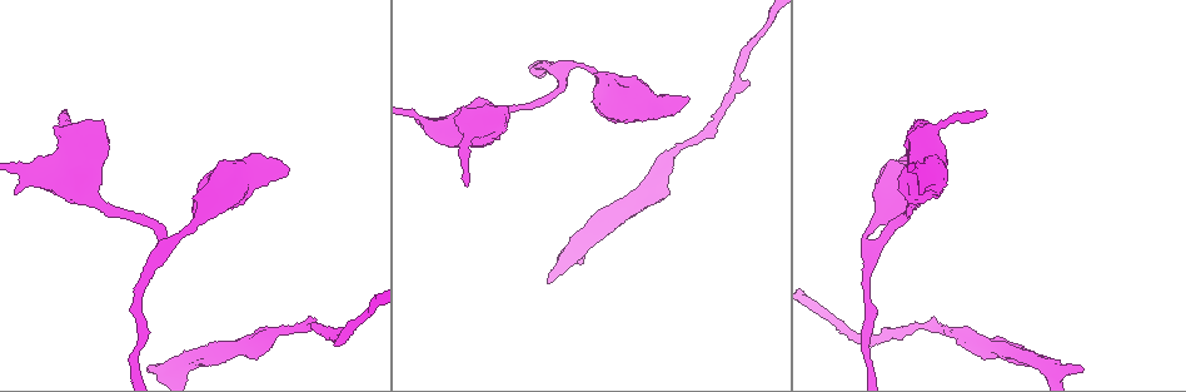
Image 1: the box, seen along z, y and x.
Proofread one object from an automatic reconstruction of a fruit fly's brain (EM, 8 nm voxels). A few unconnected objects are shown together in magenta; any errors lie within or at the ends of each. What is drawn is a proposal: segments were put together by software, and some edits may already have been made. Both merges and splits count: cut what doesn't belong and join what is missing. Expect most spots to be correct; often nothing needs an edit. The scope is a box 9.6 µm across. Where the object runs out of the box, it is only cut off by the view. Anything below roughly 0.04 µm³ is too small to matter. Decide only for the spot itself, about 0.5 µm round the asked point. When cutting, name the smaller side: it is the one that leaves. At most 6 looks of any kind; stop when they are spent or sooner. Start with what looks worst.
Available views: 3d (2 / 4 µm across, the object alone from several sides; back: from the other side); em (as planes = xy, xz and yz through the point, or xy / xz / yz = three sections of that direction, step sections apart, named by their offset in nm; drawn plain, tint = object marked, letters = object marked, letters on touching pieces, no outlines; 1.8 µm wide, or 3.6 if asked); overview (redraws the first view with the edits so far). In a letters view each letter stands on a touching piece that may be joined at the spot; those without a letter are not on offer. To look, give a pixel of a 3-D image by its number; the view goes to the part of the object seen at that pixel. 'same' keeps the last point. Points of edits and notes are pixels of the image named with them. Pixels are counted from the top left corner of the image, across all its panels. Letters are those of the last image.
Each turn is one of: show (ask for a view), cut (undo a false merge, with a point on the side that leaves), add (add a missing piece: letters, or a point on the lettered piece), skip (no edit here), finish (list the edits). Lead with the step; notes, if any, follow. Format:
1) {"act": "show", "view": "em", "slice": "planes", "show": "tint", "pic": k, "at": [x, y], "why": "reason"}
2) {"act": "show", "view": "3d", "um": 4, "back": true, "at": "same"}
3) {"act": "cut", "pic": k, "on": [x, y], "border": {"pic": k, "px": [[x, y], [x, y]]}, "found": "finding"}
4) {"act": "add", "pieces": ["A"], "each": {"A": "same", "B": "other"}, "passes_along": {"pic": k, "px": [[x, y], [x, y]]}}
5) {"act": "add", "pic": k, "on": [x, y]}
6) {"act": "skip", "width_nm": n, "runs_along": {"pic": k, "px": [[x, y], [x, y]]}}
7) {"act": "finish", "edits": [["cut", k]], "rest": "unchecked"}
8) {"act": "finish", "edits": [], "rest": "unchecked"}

{"act": "show", "view": "em", "slice": "planes", "show": "tint", "pic": 1, "at": [146, 370], "why": "stops while still wide"}

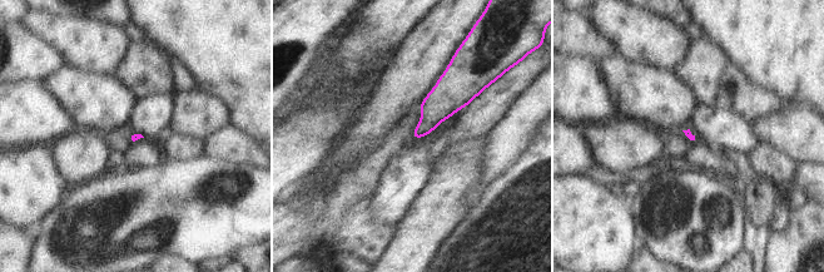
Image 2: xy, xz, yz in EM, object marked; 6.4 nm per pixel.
{"act": "show", "view": "em", "slice": "planes", "show": "letters", "at": "same", "why": "what lies round it"}

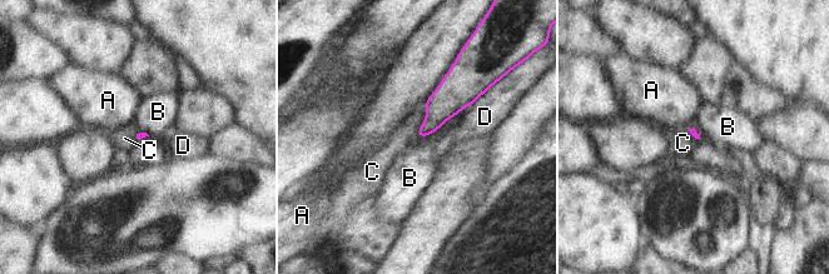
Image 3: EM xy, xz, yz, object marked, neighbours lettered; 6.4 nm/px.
{"act": "skip", "each": {"A": "other", "B": "other", "C": "other", "D": "other"}, "border": {"pic": 3, "px": [[423, 106], [425, 119], [416, 135]]}, "found": "no lettered piece goes on from it"}

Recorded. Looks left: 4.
{"act": "show", "view": "em", "slice": "planes", "show": "letters", "pic": 1, "at": [686, 99], "why": "free end"}

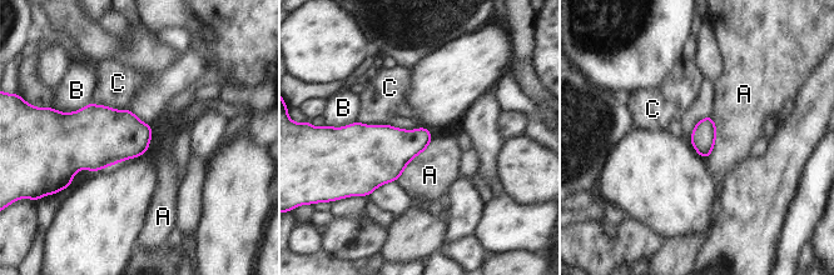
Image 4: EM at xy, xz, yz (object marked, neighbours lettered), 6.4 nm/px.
{"act": "skip", "longest_contact_nm": ["A", 300], "each": {"A": "other", "B": "other", "C": "other"}, "found": "no lettered piece goes on from it"}

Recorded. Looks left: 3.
{"act": "show", "view": "3d", "um": 2, "pic": 1, "at": [565, 69], "why": "narrows sharply"}

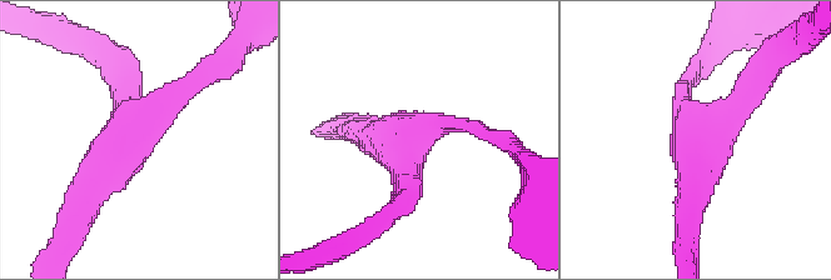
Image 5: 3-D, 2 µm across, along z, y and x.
{"act": "show", "view": "em", "um": 3.6, "slice": "xy", "step": 16, "show": "tint", "pic": 5, "at": [135, 123], "arms": 3, "why": "need the tissue"}

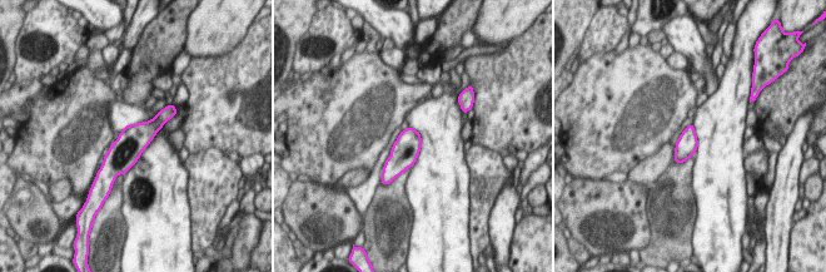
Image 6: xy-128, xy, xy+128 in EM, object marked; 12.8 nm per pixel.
{"act": "show", "view": "em", "um": 3.6, "slice": "planes", "show": "letters", "at": "same", "why": "cut it another way"}

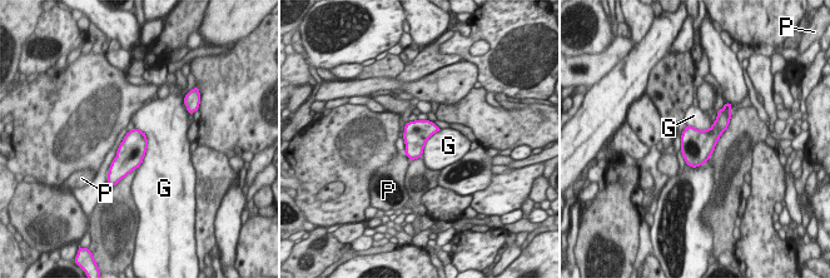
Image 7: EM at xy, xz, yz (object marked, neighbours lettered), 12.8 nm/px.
{"act": "skip", "each": {"G": "other", "P": "other"}, "border": {"pic": 7, "px": [[135, 127], [147, 138], [137, 168]]}, "found": "continuous, no second cell"}

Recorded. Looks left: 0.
{"act": "finish", "edits": [], "rest": "unchecked"}

